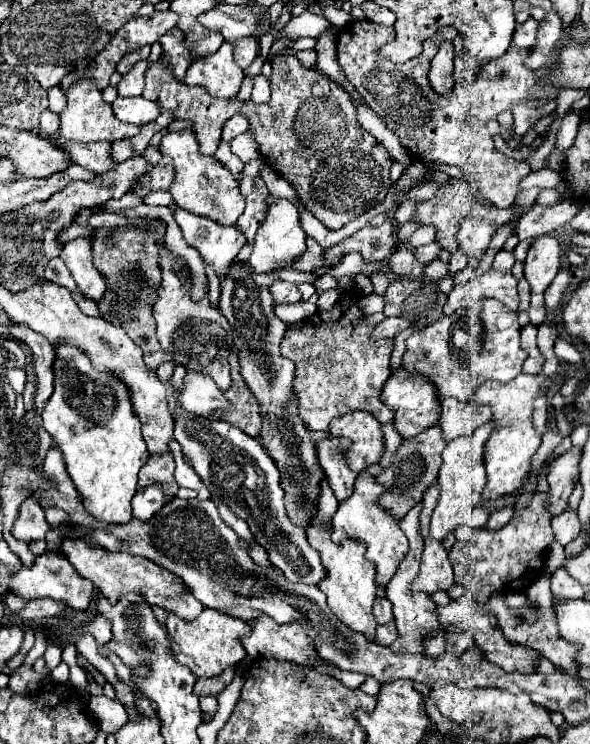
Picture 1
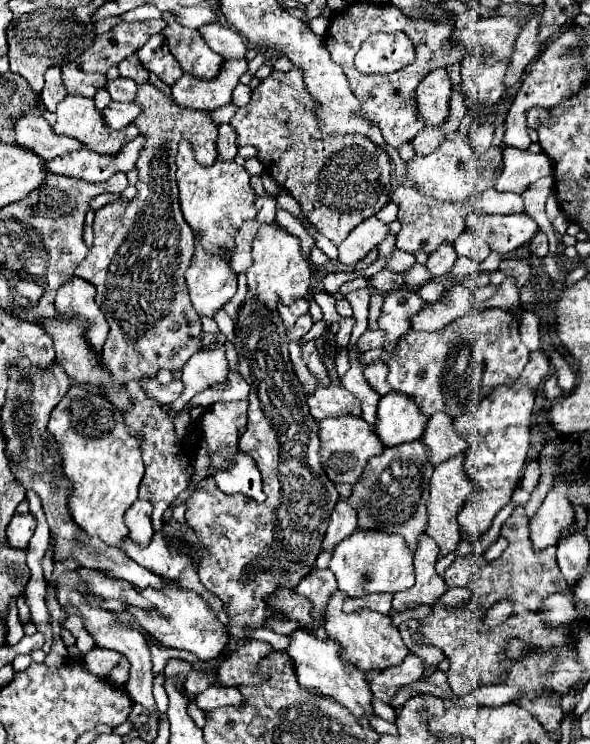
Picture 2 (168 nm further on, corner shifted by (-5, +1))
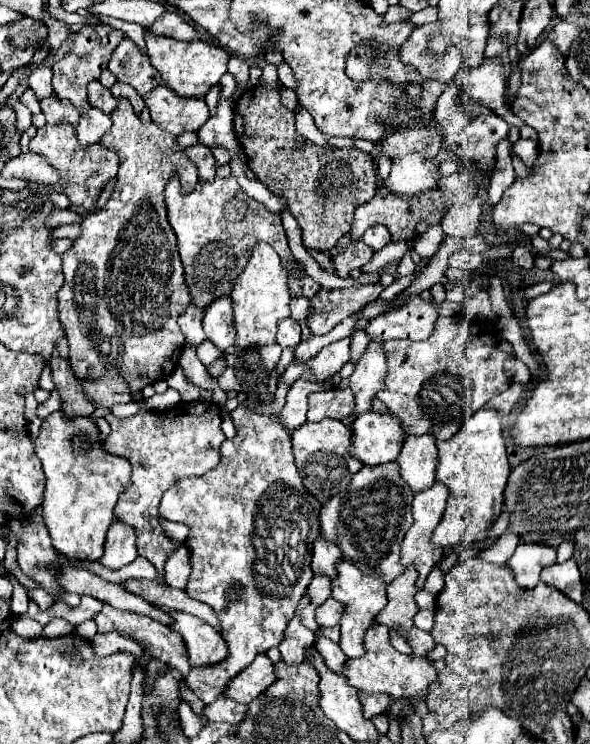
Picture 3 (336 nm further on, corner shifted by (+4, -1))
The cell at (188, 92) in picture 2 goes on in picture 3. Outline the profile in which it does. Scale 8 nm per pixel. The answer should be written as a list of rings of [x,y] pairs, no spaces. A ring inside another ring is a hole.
[[[163,85],[145,95],[145,103],[151,111],[151,119],[171,135],[197,131],[209,119],[205,99],[181,99],[181,95],[173,95],[173,91]]]

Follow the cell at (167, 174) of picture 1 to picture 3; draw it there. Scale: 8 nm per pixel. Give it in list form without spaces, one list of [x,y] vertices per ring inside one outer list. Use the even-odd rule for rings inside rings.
[[[119,99],[119,105],[117,109],[111,113],[111,119],[113,119],[113,127],[103,135],[101,143],[105,147],[111,147],[119,153],[119,173],[117,173],[117,185],[109,197],[109,201],[105,203],[105,207],[93,215],[89,215],[83,223],[81,223],[81,237],[73,241],[73,247],[63,253],[63,275],[65,275],[65,285],[61,287],[59,291],[59,319],[61,323],[65,325],[65,335],[69,339],[69,359],[71,359],[71,365],[73,365],[73,371],[77,373],[77,377],[85,379],[85,381],[93,381],[93,379],[87,379],[87,377],[115,377],[115,375],[123,375],[129,383],[129,387],[133,391],[141,391],[145,385],[153,385],[161,379],[167,379],[171,377],[171,373],[177,369],[179,365],[179,357],[181,357],[181,351],[183,351],[183,345],[185,345],[185,337],[181,335],[181,327],[177,323],[177,317],[179,313],[185,309],[185,303],[189,303],[189,289],[187,289],[187,283],[185,283],[185,271],[183,271],[183,263],[179,259],[179,251],[177,251],[177,237],[173,235],[173,229],[169,225],[169,219],[167,219],[167,207],[163,193],[165,193],[165,185],[169,181],[169,177],[173,173],[177,173],[181,177],[181,185],[183,185],[183,193],[189,193],[193,191],[193,187],[197,185],[197,167],[193,167],[193,163],[189,163],[187,155],[185,155],[185,149],[179,145],[177,137],[169,135],[167,131],[163,131],[161,127],[157,127],[157,123],[149,121],[141,121],[141,117],[133,111],[133,105],[127,101],[127,99]]]

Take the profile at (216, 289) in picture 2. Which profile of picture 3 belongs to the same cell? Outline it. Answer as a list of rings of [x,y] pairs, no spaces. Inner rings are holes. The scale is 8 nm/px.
[[[189,301],[187,309],[179,315],[179,327],[187,339],[187,343],[193,343],[193,345],[199,345],[201,341],[205,341],[205,331],[203,331],[203,317],[205,317],[205,311],[199,309],[193,301]]]

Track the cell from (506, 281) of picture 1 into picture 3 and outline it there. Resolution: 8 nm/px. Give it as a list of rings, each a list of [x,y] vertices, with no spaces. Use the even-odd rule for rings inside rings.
[[[419,295],[407,299],[399,309],[391,309],[367,325],[367,333],[371,339],[387,341],[387,339],[413,339],[423,341],[429,339],[435,327],[435,319],[439,317],[439,303],[435,299],[425,301]]]

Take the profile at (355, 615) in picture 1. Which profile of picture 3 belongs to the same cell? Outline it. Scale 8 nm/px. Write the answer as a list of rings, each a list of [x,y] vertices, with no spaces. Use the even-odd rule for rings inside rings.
[[[373,625],[365,633],[365,655],[361,655],[361,659],[347,659],[341,675],[347,679],[351,687],[365,689],[369,693],[375,693],[375,691],[389,693],[391,703],[397,701],[399,697],[405,697],[407,707],[411,707],[415,695],[425,695],[429,689],[429,683],[437,679],[433,661],[429,657],[417,659],[413,655],[403,655],[395,651],[395,647],[389,641],[389,627],[383,627],[383,625]]]

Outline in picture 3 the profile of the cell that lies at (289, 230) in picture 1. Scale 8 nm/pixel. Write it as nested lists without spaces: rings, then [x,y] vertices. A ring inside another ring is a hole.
[[[257,243],[253,247],[251,259],[237,277],[237,283],[233,285],[231,299],[233,299],[233,311],[235,311],[235,329],[237,329],[237,347],[265,347],[275,343],[277,333],[277,321],[285,319],[289,315],[289,275],[285,275],[285,267],[281,265],[279,255],[273,247],[267,243]]]

